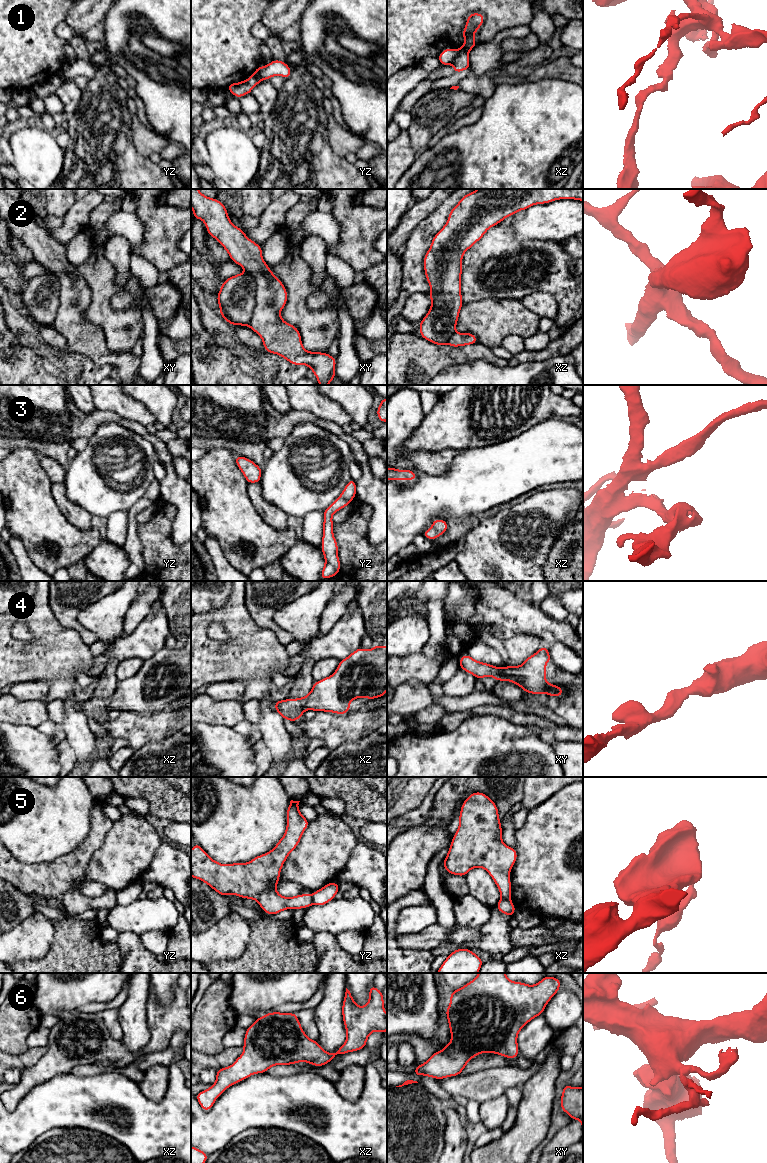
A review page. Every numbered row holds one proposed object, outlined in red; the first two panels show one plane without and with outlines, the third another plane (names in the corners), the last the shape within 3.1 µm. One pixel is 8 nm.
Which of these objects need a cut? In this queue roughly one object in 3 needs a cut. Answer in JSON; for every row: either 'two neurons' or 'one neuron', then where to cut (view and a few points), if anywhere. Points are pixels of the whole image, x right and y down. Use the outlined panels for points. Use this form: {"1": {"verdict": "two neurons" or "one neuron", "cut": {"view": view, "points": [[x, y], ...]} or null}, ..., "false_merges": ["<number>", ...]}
{"1": {"verdict": "two neurons", "cut": {"view": "xz", "points": [[468, 52], [460, 52], [451, 63]]}}, "2": {"verdict": "two neurons", "cut": {"view": "xy", "points": [[246, 271], [255, 281], [255, 306], [248, 325]]}}, "3": {"verdict": "one neuron", "cut": null}, "4": {"verdict": "one neuron", "cut": null}, "5": {"verdict": "two neurons", "cut": {"view": "xz", "points": [[501, 897], [509, 899]]}}, "6": {"verdict": "one neuron", "cut": null}, "false_merges": ["1", "2", "5"]}

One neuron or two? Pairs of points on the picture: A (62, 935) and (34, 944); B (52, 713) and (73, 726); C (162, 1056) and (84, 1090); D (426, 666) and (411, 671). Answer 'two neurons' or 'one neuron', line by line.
A: two neurons
B: two neurons
C: two neurons
D: one neuron

